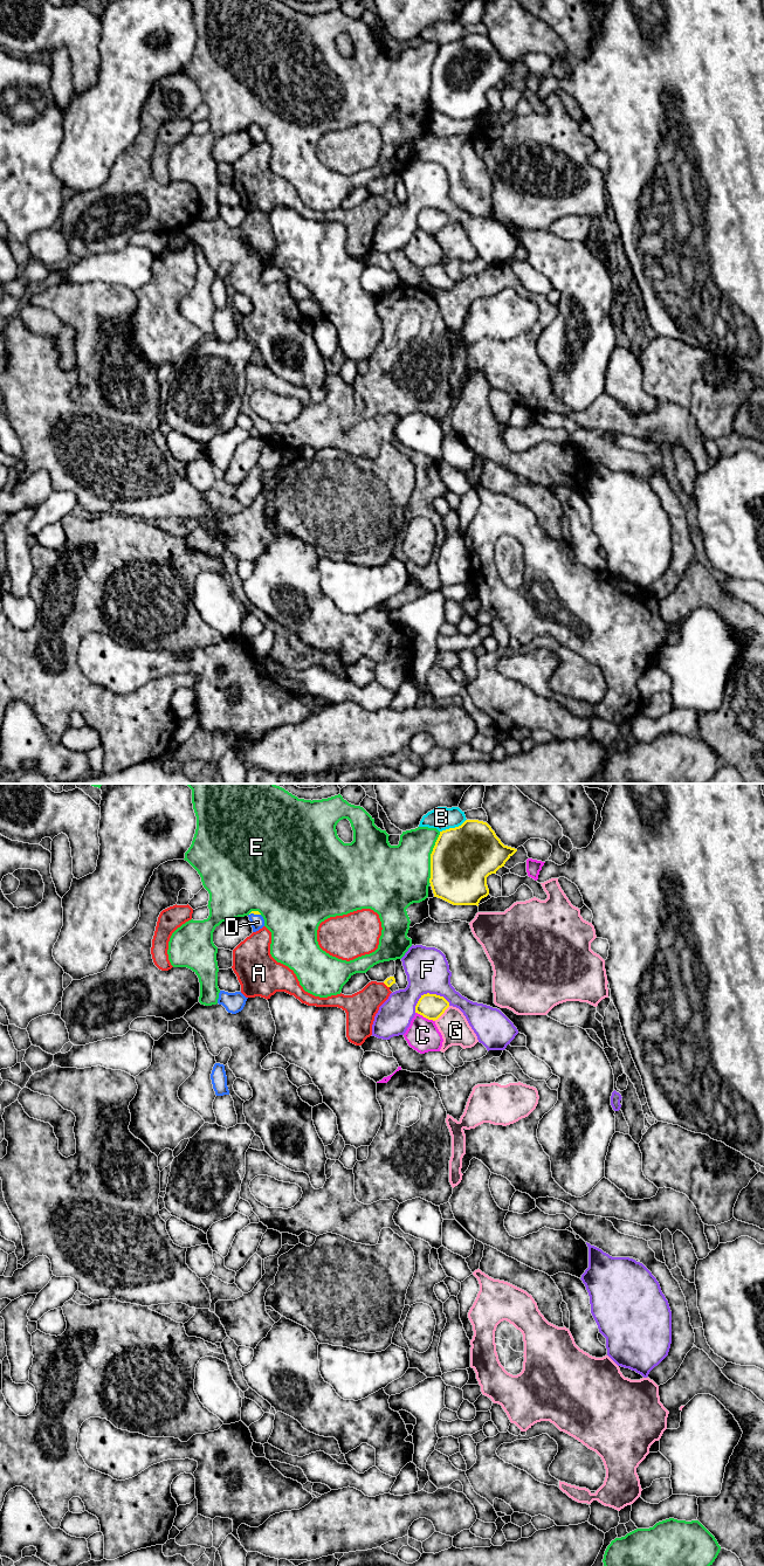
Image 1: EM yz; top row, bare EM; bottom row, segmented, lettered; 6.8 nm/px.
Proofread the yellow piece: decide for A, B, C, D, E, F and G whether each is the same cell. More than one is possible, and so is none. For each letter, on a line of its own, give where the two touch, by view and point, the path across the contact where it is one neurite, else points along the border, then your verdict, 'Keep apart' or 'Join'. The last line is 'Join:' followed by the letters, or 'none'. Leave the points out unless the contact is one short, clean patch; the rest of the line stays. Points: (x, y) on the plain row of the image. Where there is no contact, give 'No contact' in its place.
A: Touches yellow at yz (386, 199). Keep apart
B: Touches yellow at yz (453, 42). Keep apart
C: Touches yellow at yz (425, 230). Keep apart
D: Touches yellow at yz (254, 128). Path across: yz (255, 126), (254, 128), (257, 136). Join
E: Touches yellow at yz (431, 71). Keep apart
F: Touches yellow at yz (428, 207). Keep apart
G: Touches yellow at yz (441, 228). Keep apart
Join: D

